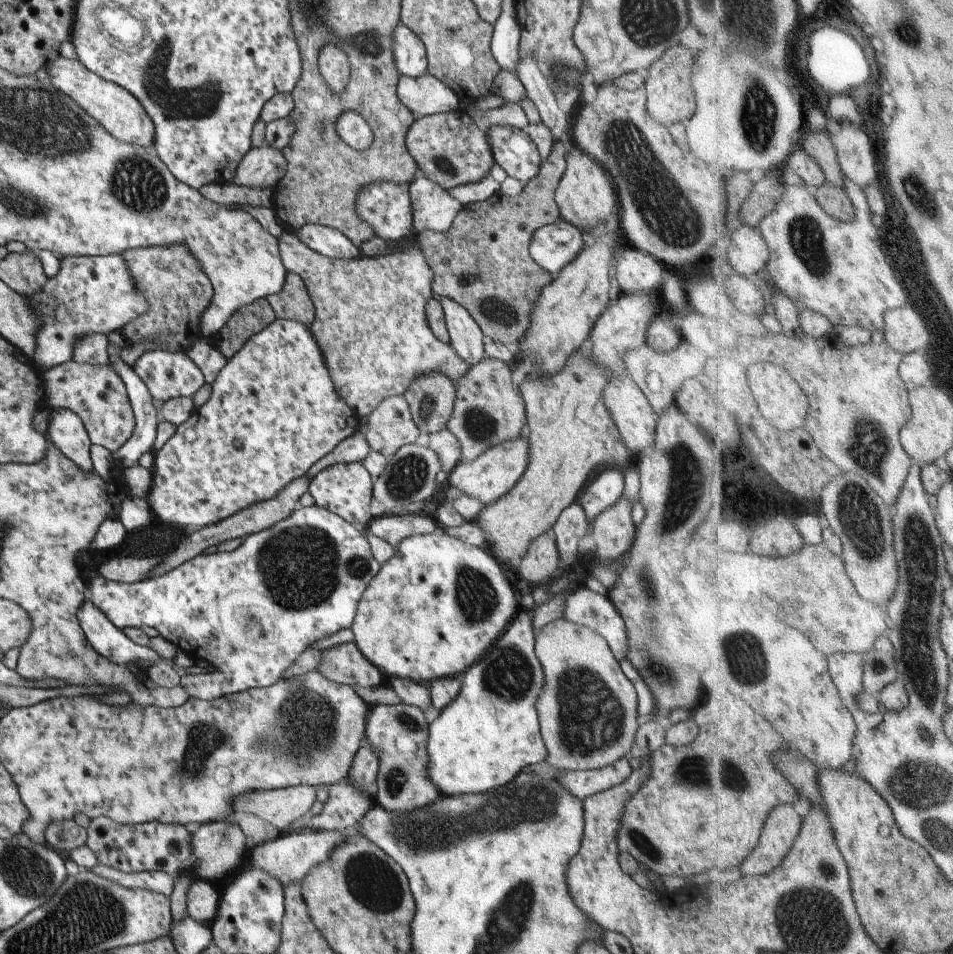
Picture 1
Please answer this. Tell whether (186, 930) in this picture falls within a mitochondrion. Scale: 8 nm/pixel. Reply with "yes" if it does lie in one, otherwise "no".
no

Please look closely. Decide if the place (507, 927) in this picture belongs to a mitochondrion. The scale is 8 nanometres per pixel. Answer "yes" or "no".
yes

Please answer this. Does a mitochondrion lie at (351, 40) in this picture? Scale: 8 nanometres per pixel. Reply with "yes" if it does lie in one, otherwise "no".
yes

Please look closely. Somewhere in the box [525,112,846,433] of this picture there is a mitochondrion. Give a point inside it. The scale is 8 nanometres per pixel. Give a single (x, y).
(670, 215)

